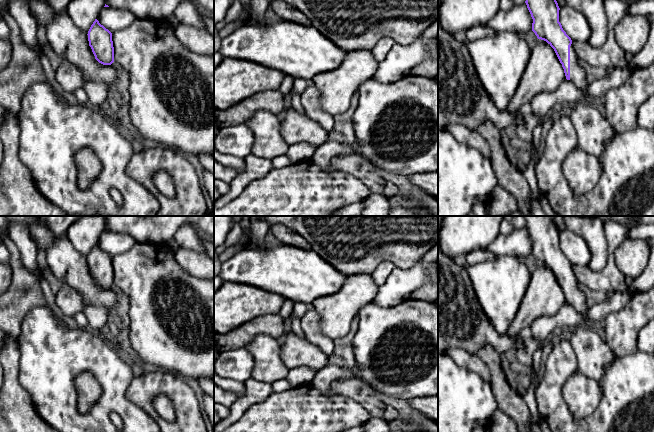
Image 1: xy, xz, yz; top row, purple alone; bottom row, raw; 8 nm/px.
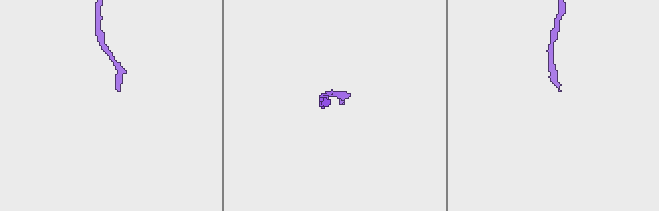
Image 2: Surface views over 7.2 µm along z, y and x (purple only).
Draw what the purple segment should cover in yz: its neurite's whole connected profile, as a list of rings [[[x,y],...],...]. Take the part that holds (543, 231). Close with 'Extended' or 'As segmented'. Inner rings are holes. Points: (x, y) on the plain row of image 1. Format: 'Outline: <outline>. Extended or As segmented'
Outline: [[[524,216],[526,229],[533,243],[532,255],[555,275],[567,304],[578,313],[589,310],[586,297],[574,275],[571,262],[559,246],[559,230],[554,216]]]. Extended

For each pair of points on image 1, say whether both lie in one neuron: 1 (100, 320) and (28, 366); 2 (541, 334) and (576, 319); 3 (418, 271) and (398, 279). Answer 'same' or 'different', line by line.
1: different
2: same
3: same

